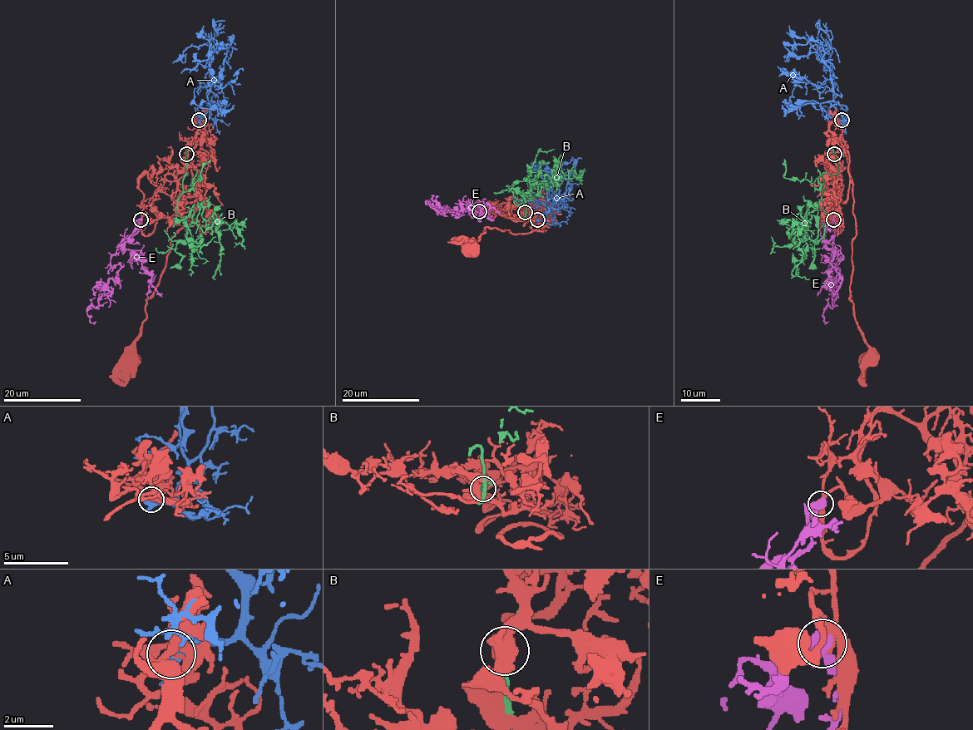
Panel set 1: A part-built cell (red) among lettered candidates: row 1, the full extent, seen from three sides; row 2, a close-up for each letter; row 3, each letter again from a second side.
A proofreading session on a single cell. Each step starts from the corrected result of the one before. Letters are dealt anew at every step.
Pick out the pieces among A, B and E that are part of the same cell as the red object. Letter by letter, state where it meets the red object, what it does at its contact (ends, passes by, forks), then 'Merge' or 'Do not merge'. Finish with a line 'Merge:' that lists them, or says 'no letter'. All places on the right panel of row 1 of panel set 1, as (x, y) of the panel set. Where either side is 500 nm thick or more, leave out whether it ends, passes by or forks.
A: Touches red at (842, 120). It passes by. Do not merge
B: Touches red at (834, 154). It passes by. Do not merge
E: Touches red at (833, 219). Merge
Merge: E

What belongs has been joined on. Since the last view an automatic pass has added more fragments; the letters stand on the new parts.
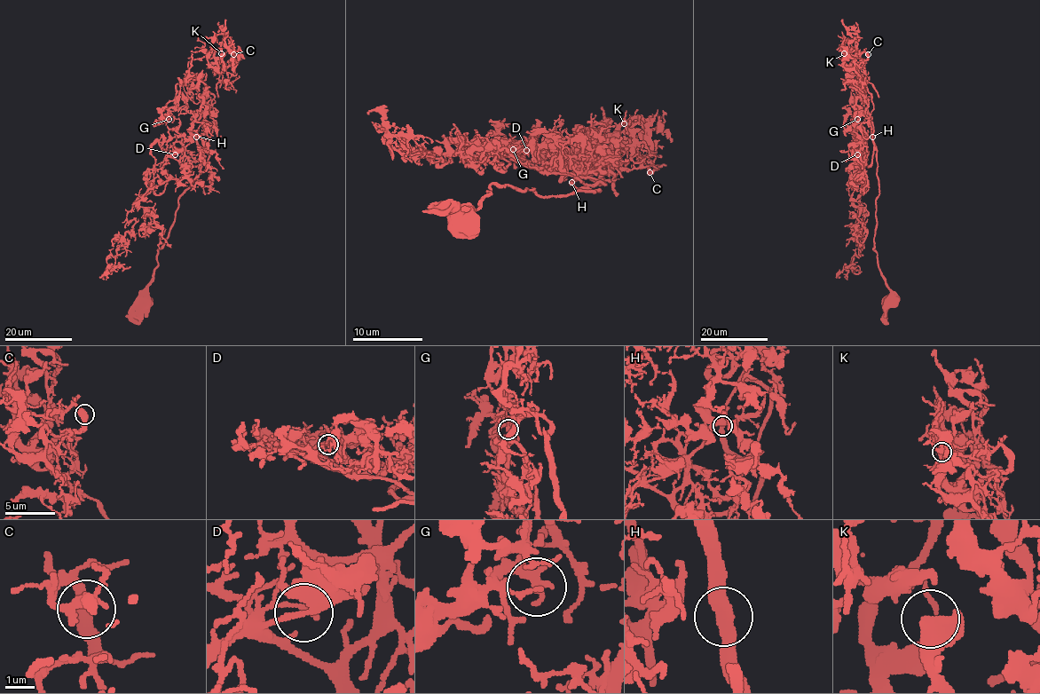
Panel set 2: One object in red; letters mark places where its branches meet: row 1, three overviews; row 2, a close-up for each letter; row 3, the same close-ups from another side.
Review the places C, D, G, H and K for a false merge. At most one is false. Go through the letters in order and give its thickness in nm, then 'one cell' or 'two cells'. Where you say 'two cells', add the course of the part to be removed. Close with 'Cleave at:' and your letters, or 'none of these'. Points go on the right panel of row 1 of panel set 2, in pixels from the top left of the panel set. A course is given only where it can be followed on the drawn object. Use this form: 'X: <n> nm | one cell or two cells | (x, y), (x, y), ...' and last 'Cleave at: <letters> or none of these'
C: 480 nm | one cell
D: 280 nm | one cell
G: 320 nm | one cell
H: 400 nm | one cell
K: 440 nm | one cell
Cleave at: none of these

